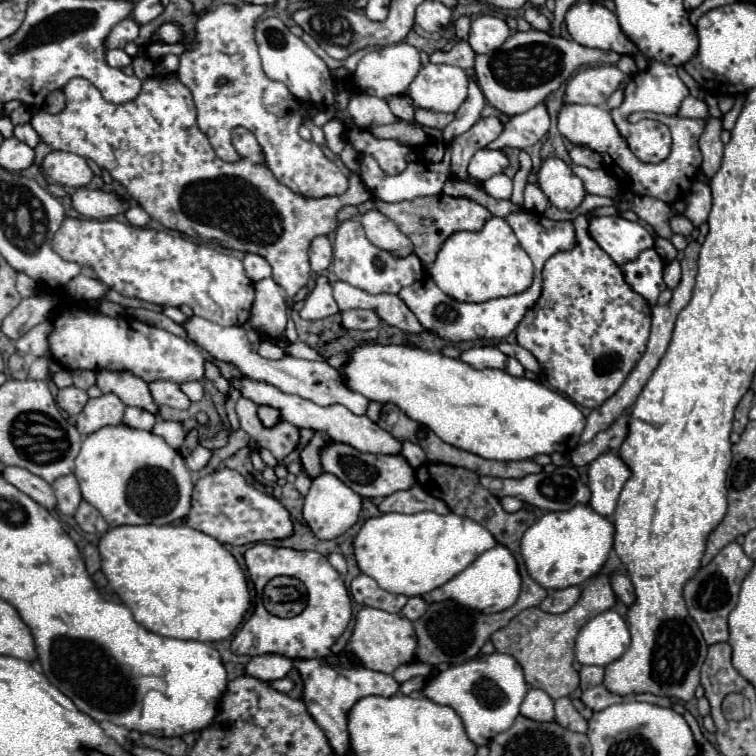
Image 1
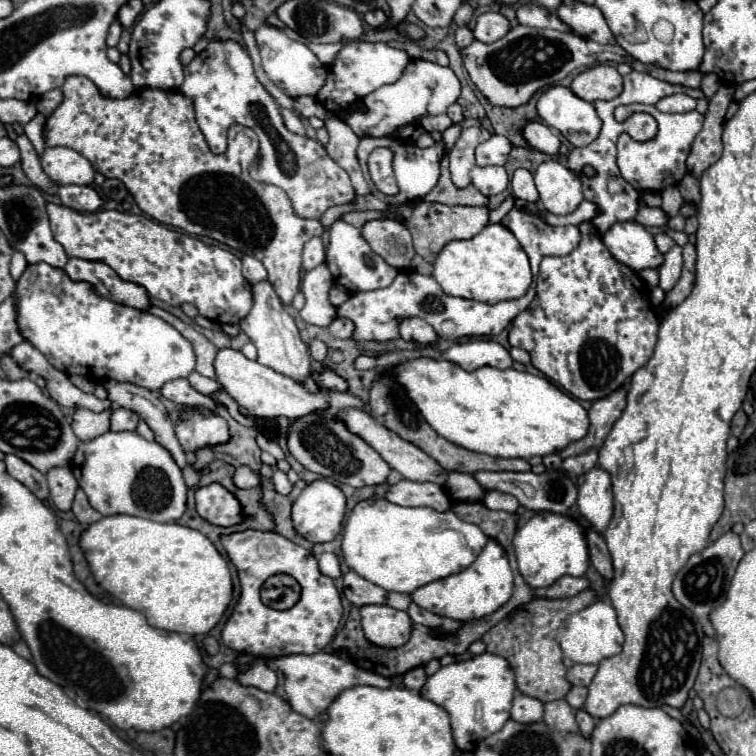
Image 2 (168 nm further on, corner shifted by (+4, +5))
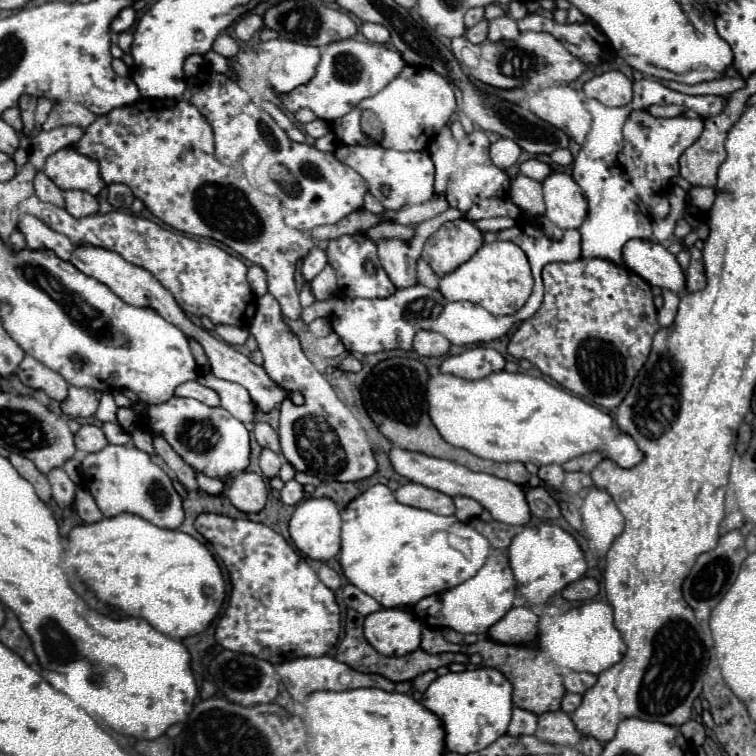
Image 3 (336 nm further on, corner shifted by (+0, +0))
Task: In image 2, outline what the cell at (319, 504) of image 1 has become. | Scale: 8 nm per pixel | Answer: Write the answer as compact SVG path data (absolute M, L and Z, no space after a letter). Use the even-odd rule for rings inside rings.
M316 479L310 485L306 485L292 505L294 529L312 543L332 541L342 531L344 515L346 515L346 495L326 479Z

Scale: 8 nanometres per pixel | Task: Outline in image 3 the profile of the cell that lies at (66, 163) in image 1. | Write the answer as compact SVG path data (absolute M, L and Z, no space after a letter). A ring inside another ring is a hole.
M62 150L54 152L44 166L44 174L60 190L84 190L92 196L106 186L100 178L100 166L94 158L88 156L60 156Z

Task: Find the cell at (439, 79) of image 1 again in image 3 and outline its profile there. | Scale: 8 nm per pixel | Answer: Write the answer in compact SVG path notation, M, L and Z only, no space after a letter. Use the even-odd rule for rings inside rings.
M404 66L404 70L376 96L362 100L350 114L332 122L334 136L342 144L372 144L372 140L360 130L360 114L362 110L372 110L380 122L384 124L384 138L380 142L382 148L392 148L400 152L420 152L426 150L430 140L448 124L452 112L456 108L456 98L450 84L436 72L420 66Z

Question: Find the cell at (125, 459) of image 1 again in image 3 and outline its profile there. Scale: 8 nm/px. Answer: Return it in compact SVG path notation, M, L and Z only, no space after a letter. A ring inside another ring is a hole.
M112 446L88 454L82 460L84 480L82 484L92 492L98 508L104 516L118 516L122 512L138 514L160 528L178 528L184 520L182 500L176 494L168 474L158 468L150 456L134 446Z

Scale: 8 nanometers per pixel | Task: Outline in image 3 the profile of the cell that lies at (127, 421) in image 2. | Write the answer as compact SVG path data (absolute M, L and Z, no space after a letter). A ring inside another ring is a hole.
M108 422L108 424L102 424L102 432L106 436L106 440L110 444L116 444L116 446L128 446L132 442L130 434L126 434L120 424L114 424L114 422Z

